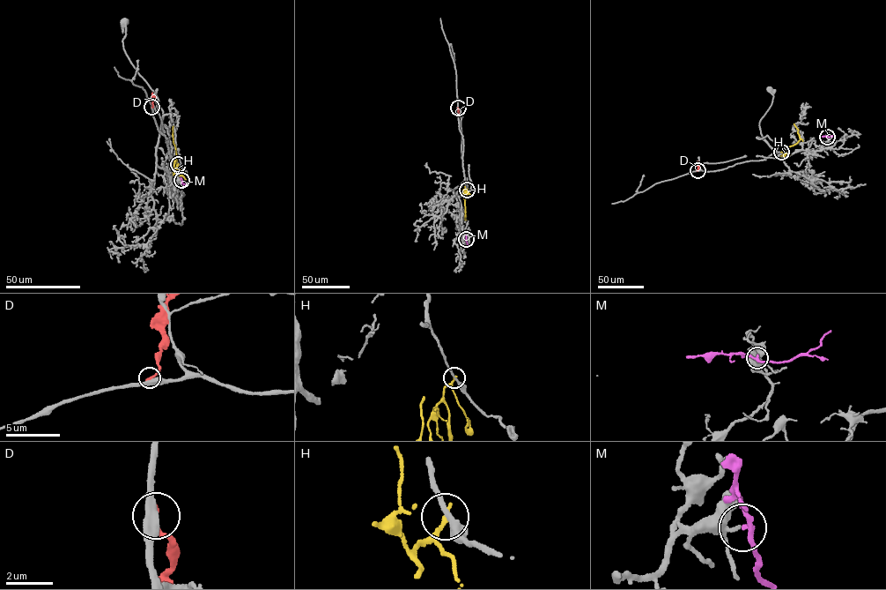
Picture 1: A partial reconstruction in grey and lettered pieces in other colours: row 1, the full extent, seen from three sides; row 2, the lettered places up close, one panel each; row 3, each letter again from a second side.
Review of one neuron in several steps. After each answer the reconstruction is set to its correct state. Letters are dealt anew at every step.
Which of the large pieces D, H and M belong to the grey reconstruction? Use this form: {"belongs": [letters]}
{"belongs": ["M"]}

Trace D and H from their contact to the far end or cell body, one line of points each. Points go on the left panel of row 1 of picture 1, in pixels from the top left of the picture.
D: (151, 107), (152, 93)
H: (178, 164), (173, 175), (176, 160), (173, 126)

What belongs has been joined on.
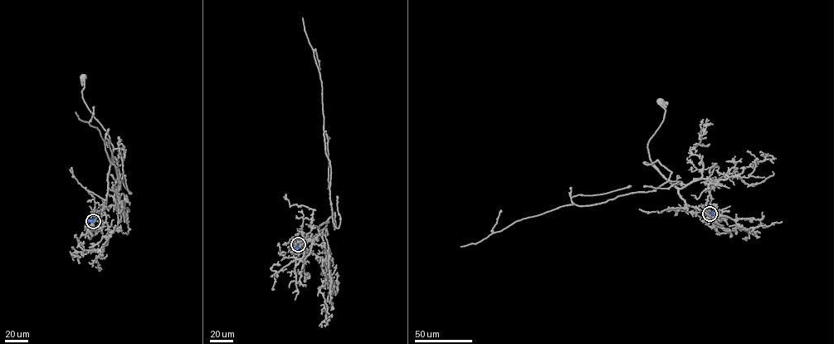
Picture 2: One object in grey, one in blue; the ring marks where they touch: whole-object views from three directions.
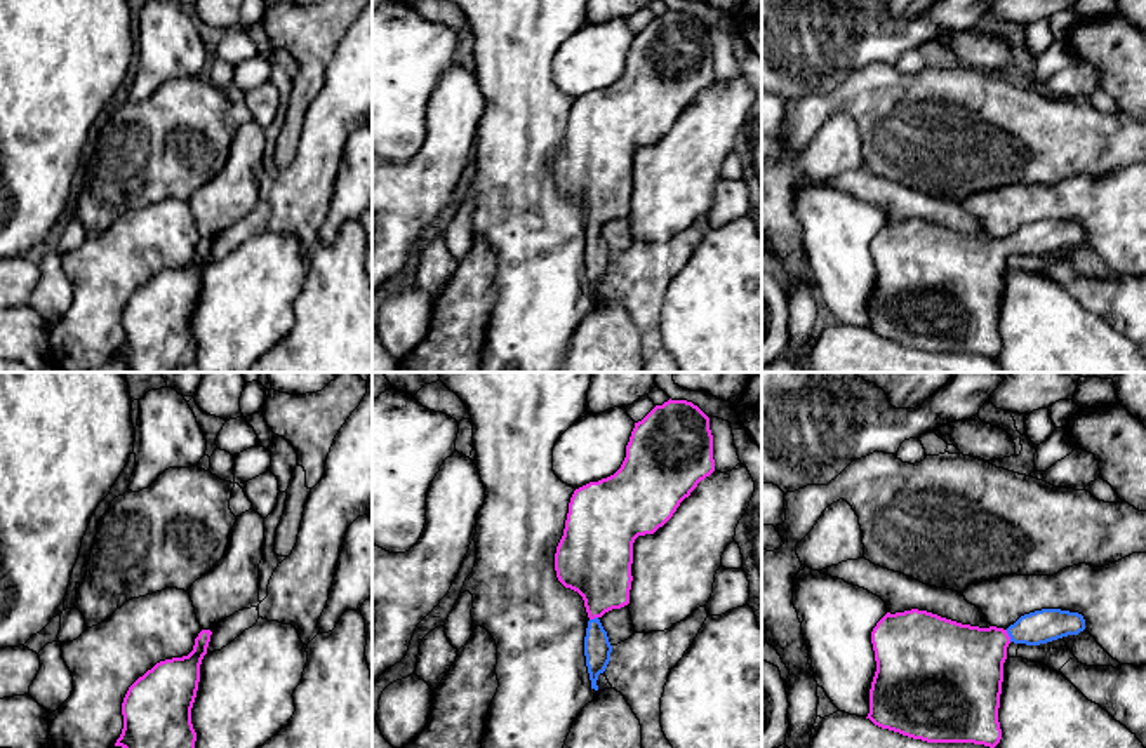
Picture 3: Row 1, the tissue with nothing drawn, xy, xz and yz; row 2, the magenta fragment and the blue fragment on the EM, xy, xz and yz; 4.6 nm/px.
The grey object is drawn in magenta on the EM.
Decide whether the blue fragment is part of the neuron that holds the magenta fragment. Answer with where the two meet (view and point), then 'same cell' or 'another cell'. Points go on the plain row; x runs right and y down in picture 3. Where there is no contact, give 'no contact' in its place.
yz (1007, 246) | same cell

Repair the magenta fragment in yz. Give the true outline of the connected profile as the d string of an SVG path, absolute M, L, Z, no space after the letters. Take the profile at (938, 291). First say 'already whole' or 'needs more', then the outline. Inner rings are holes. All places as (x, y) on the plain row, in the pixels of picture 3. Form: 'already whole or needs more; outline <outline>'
needs more; outline M1042 219L1021 226L1007 240L962 235L927 221L887 223L871 242L876 282L869 299L875 336L927 353L974 353L995 358L1003 273L1010 252L1040 256L1085 240L1078 223Z

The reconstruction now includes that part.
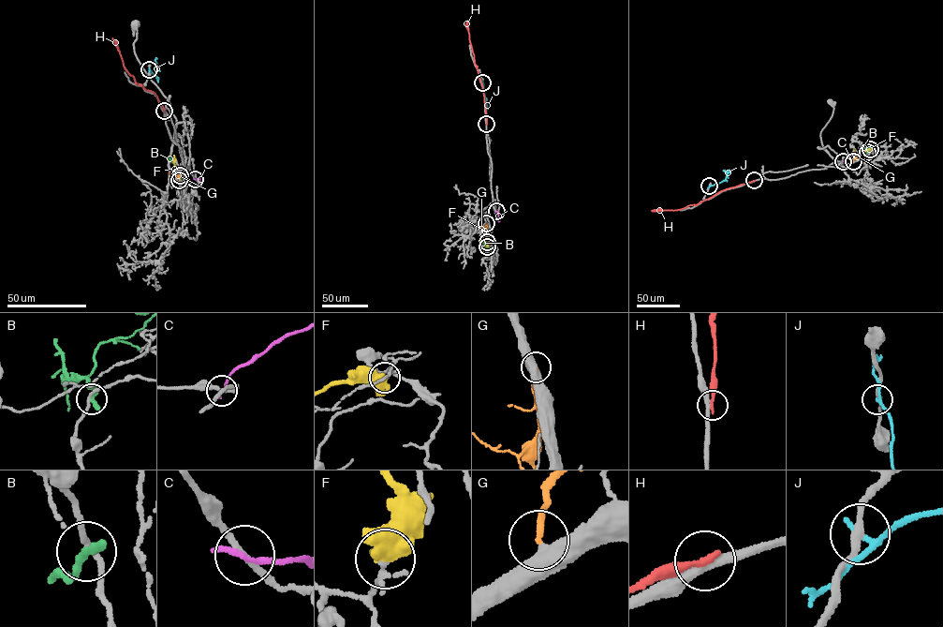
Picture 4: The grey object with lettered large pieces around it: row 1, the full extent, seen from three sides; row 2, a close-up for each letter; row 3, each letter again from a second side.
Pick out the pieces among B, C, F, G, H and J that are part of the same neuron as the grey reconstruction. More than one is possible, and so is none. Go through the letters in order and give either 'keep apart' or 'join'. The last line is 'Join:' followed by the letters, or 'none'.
B: keep apart
C: keep apart
F: keep apart
G: join
H: keep apart
J: keep apart
Join: G

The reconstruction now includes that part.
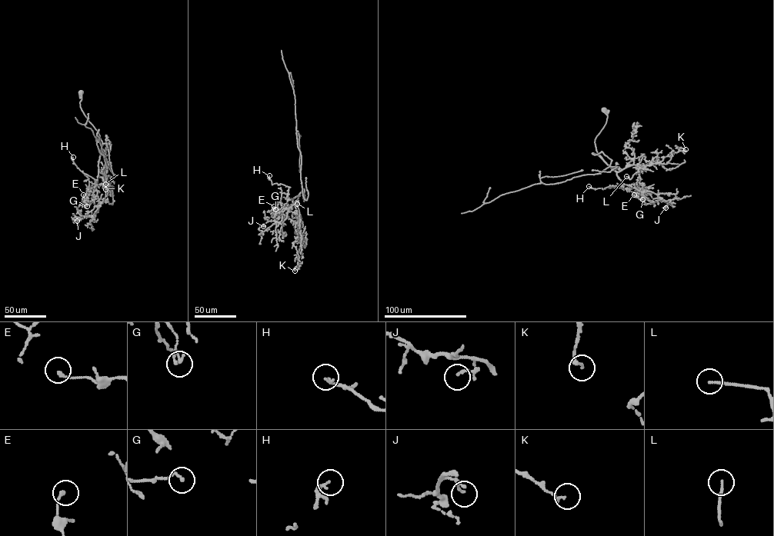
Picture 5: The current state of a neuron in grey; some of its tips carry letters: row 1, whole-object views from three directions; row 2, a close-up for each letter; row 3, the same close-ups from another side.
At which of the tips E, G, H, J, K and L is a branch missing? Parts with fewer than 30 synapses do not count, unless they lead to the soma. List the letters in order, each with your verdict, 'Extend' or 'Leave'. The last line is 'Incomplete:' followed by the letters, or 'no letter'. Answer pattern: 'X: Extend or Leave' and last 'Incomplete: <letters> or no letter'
E: Leave
G: Leave
H: Leave
J: Leave
K: Leave
L: Leave
Incomplete: no letter

